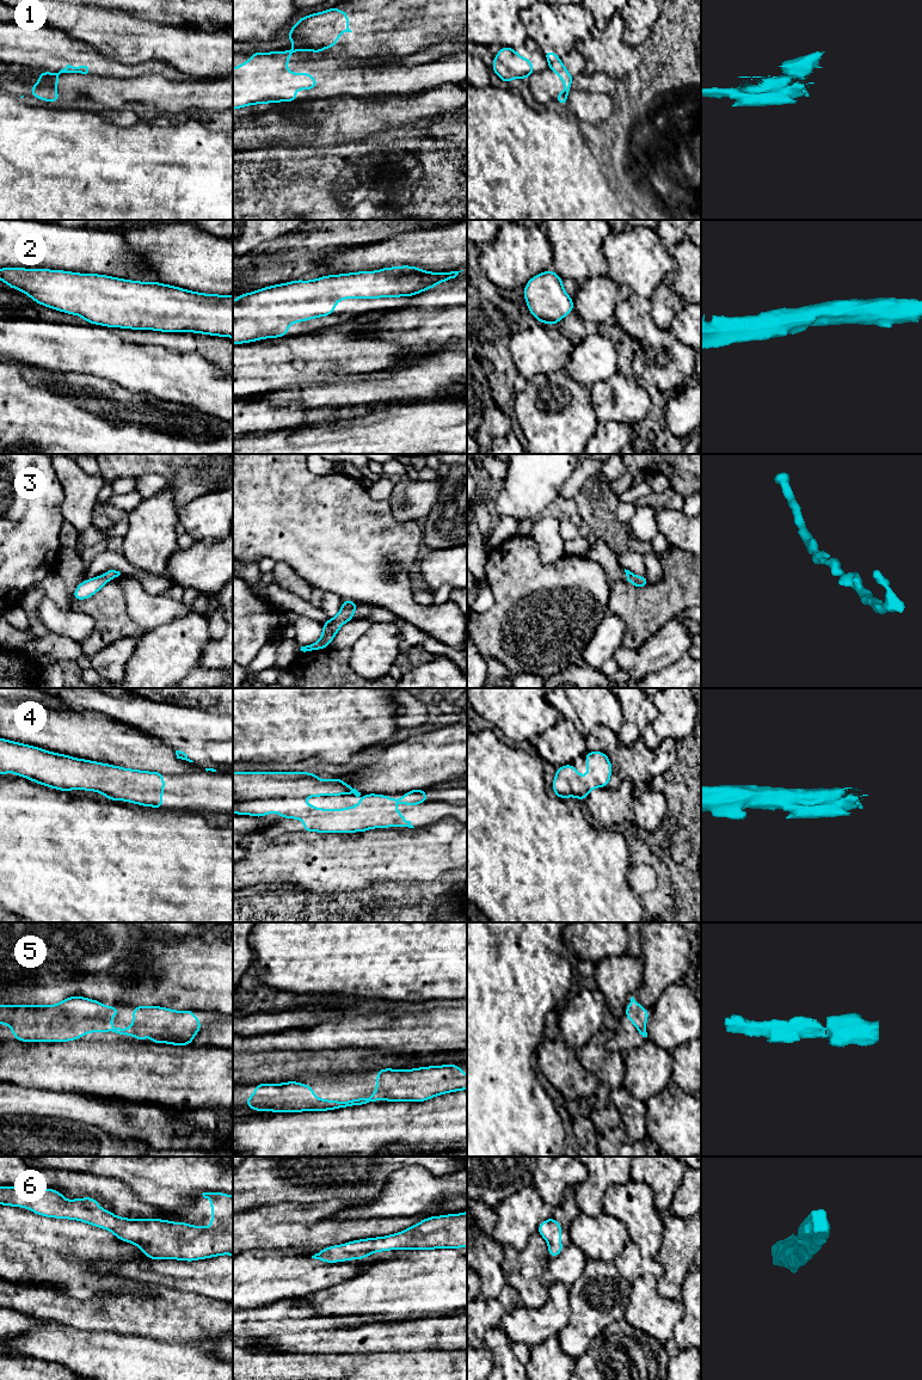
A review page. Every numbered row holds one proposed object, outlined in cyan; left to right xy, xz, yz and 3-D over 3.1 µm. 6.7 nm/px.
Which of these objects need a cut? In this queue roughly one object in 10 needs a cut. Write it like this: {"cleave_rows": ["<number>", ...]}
{"cleave_rows": ["1"]}

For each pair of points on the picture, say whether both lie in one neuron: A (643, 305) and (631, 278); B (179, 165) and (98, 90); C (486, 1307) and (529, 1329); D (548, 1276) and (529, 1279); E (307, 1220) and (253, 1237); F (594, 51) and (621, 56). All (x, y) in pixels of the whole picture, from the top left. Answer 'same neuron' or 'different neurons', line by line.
A: different neurons
B: different neurons
C: different neurons
D: different neurons
E: same neuron
F: same neuron

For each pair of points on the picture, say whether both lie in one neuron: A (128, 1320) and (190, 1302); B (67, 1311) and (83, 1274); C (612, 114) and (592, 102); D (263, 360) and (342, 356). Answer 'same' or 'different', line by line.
A: same
B: different
C: same
D: same

